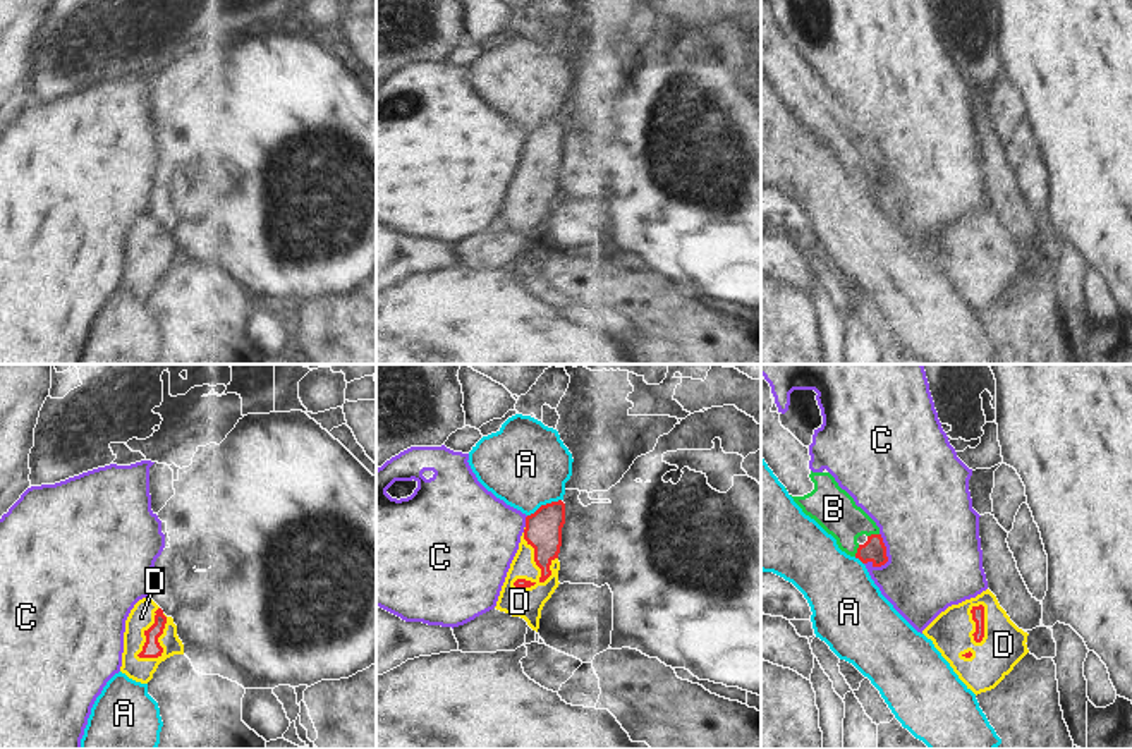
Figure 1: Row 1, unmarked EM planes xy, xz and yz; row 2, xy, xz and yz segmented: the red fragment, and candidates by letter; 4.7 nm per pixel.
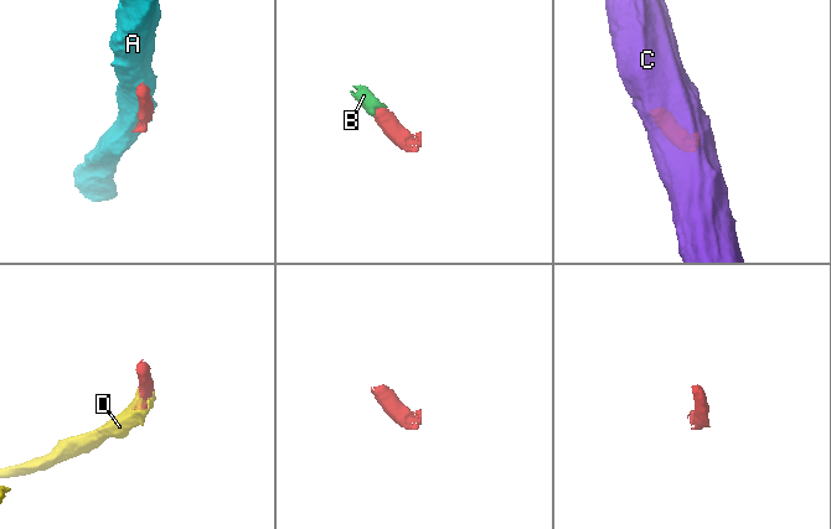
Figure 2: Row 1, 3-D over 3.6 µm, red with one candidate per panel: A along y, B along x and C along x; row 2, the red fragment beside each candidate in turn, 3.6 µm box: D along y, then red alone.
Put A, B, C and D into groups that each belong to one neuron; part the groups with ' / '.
A / B D / C

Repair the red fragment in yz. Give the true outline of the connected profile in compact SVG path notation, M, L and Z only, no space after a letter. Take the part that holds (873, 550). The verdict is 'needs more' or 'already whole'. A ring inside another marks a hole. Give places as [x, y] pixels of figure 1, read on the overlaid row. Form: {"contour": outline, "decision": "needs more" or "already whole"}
{"contour": "M761 380L761 457L806 515L837 539L842 551L881 567L886 546L876 522L855 505L830 472L809 469L809 448L771 411L771 387Z", "decision": "needs more"}

